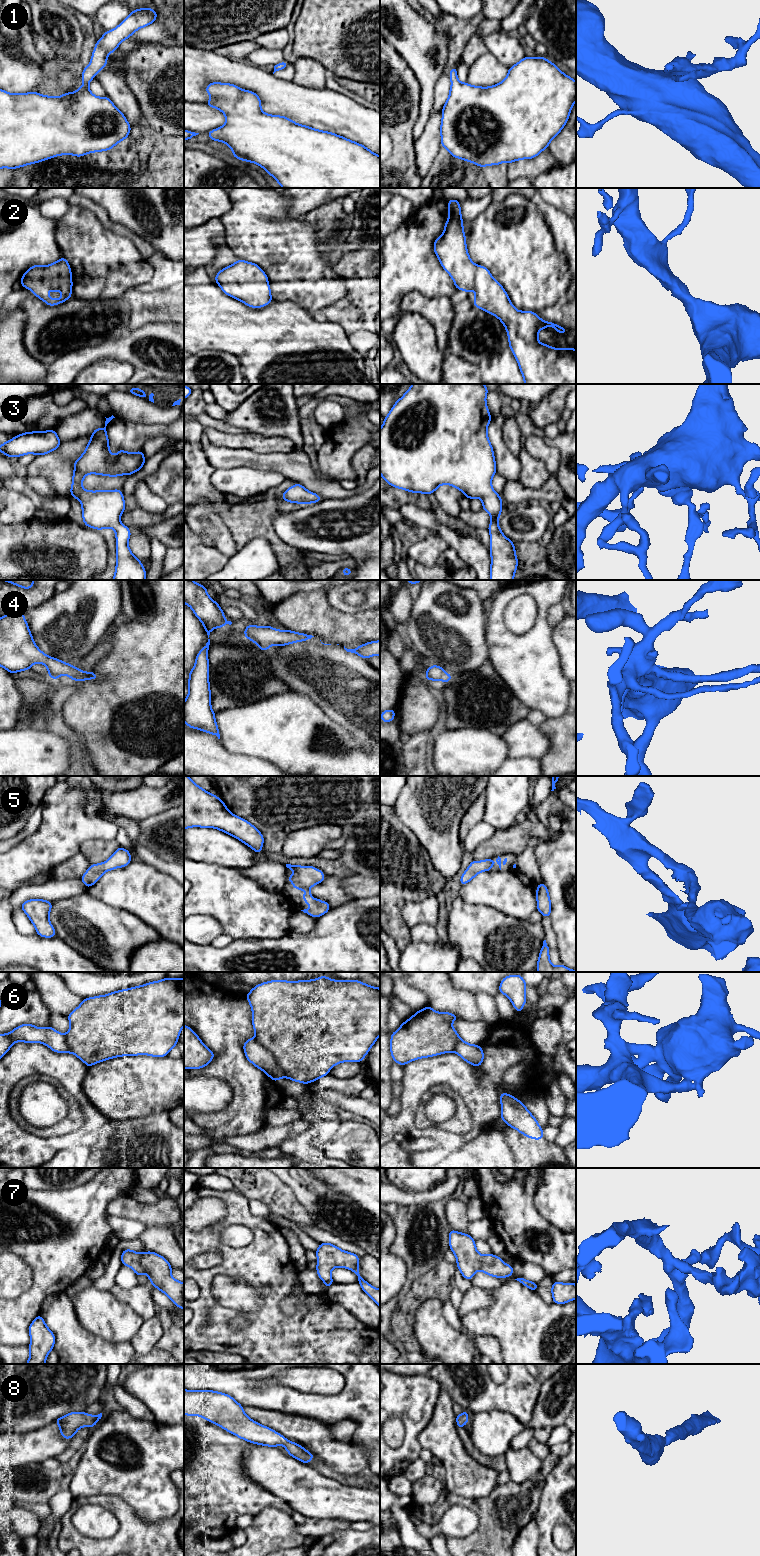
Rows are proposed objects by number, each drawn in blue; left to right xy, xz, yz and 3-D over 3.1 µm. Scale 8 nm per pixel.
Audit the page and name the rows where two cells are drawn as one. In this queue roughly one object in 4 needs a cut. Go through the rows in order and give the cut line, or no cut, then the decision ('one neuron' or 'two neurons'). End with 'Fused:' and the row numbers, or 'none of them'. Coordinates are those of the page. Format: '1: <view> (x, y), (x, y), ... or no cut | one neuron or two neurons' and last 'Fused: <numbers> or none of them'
1: no cut | one neuron
2: no cut | one neuron
3: no cut | one neuron
4: no cut | one neuron
5: no cut | one neuron
6: no cut | one neuron
7: no cut | one neuron
8: no cut | one neuron
Fused: none of them

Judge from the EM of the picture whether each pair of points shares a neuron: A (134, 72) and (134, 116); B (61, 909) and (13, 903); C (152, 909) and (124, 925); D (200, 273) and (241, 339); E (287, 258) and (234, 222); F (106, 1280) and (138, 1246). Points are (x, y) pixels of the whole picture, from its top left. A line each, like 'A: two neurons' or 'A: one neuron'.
A: two neurons
B: two neurons
C: two neurons
D: one neuron
E: one neuron
F: one neuron

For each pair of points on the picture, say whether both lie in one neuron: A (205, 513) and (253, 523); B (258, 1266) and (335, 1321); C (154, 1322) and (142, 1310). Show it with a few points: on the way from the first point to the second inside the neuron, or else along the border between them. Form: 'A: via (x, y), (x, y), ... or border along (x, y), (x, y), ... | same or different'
A: border along (205, 499), (220, 516), (232, 537) | different
B: via (273, 1292), (273, 1309), (286, 1322), (309, 1322) | same
C: border along (154, 1315), (143, 1320) | different

